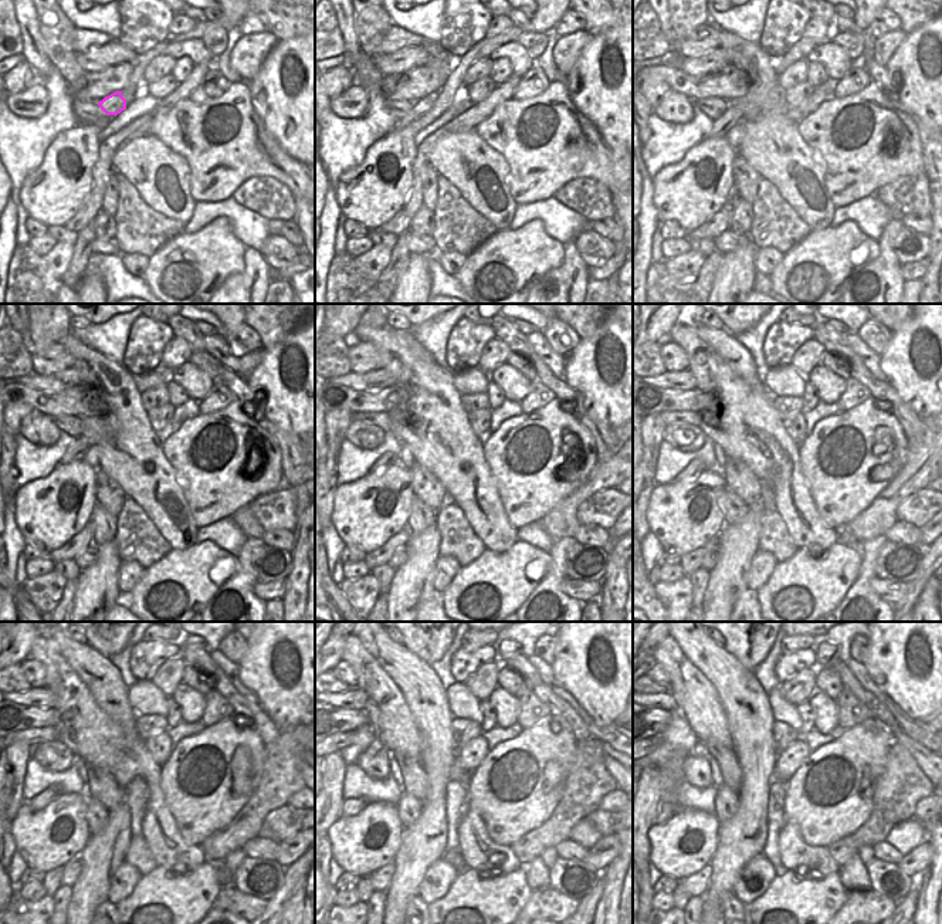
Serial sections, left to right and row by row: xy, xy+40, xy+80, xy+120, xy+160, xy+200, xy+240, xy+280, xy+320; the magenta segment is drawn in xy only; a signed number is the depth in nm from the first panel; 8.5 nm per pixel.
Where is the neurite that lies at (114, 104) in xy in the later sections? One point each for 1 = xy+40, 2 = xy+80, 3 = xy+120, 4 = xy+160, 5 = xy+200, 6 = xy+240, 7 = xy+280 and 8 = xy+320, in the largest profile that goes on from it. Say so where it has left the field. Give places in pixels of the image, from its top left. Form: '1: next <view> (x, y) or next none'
1: next xy+40 (424, 105)
2: next xy+80 (719, 127)
3: next xy+120 (78, 449)
4: next xy+160 (388, 459)
5: next xy+200 (695, 466)
6: next xy+240 (41, 801)
7: next xy+280 (349, 806)
8: next xy+320 (666, 811)

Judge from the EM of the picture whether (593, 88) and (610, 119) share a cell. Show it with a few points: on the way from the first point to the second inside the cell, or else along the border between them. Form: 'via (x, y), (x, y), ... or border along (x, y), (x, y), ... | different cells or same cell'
via (600, 95), (610, 105), (610, 112) | same cell

